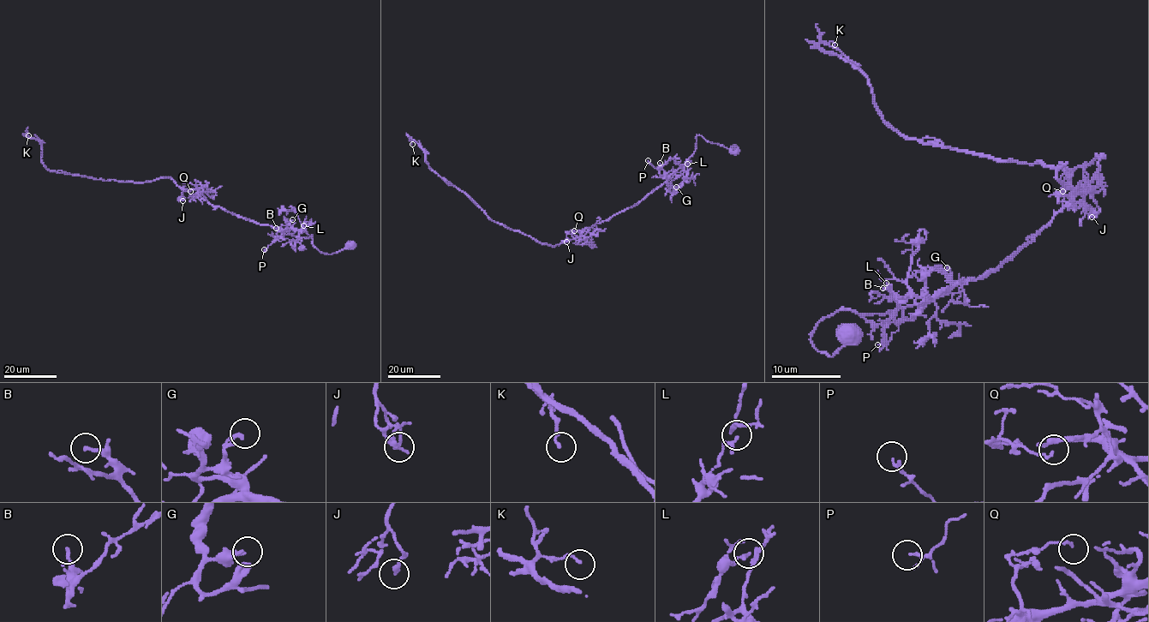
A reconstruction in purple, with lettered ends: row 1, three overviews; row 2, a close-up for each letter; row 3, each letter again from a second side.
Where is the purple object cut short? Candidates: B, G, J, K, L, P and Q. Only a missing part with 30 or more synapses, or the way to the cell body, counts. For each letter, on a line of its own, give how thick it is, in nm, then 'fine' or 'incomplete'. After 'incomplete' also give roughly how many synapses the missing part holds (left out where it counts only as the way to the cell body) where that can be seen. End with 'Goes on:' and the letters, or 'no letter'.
B: 170 nm | fine
G: 140 nm | fine
J: 180 nm | fine
K: 140 nm | fine
L: 120 nm | fine
P: 110 nm | fine
Q: 100 nm | fine
Goes on: no letter

